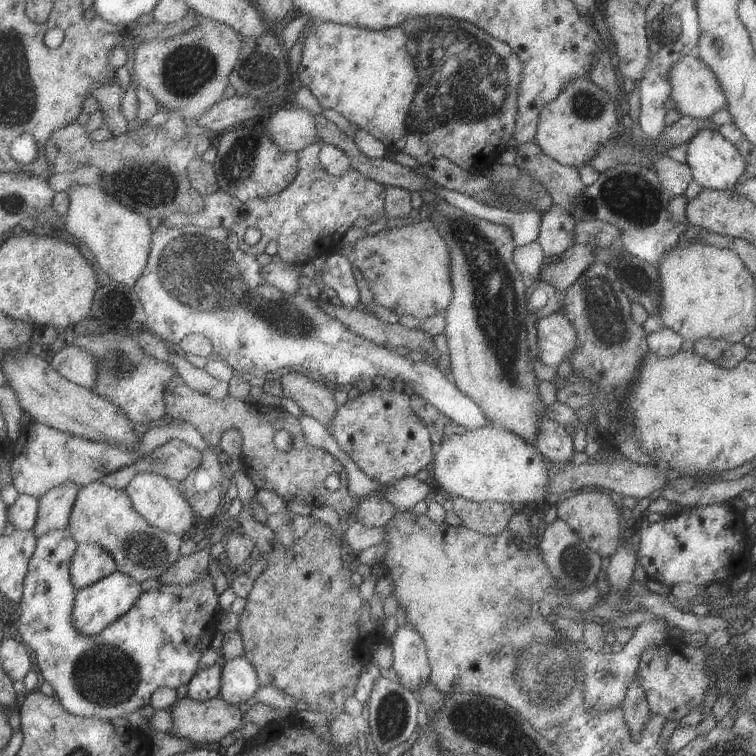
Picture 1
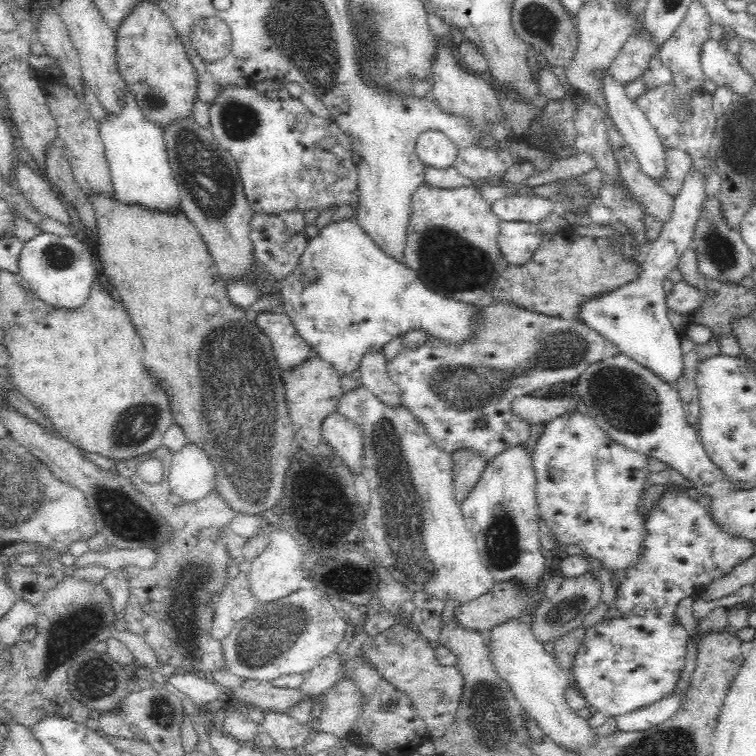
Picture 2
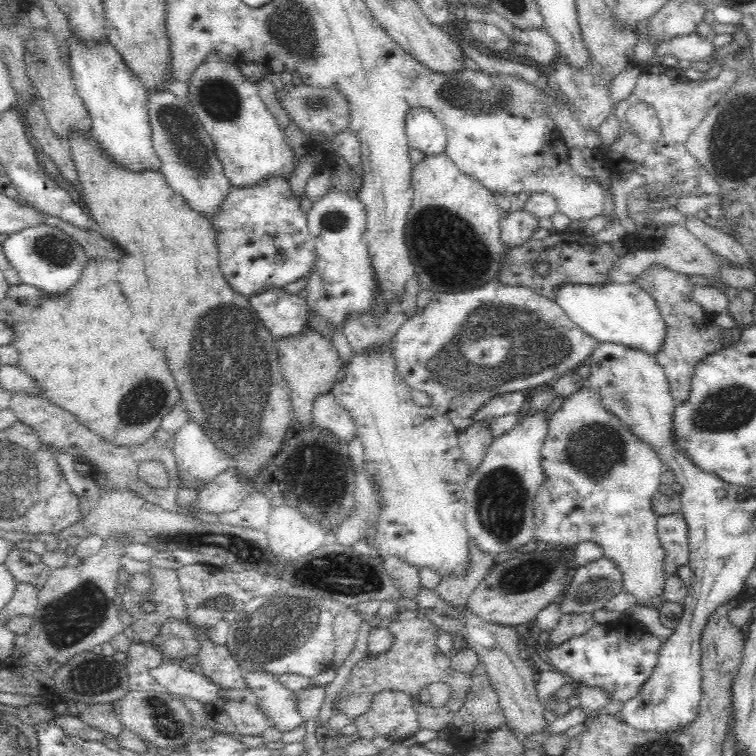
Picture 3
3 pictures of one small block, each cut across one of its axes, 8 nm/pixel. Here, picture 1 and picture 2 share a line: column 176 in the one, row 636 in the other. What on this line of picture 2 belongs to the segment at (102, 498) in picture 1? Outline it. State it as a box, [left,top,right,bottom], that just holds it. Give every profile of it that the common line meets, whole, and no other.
[529,572,600,644]

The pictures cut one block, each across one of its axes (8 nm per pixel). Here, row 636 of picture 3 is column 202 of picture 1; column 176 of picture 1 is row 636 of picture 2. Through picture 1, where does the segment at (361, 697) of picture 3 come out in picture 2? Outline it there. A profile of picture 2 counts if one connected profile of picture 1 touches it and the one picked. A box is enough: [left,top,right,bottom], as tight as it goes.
[361,626,464,742]

